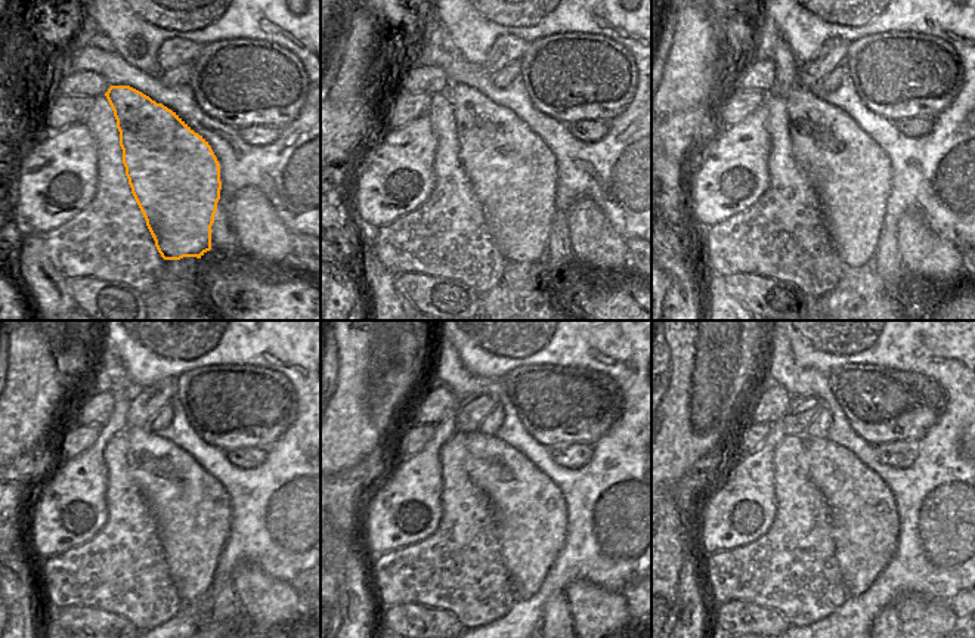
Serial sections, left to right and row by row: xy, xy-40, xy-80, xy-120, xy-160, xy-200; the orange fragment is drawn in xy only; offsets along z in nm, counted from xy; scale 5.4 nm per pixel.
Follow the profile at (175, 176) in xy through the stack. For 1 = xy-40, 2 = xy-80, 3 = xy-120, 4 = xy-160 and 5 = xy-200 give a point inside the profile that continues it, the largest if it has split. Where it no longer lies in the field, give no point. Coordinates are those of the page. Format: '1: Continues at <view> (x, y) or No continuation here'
1: Continues at xy-40 (513, 175)
2: Continues at xy-80 (850, 175)
3: Continues at xy-120 (191, 510)
4: Continues at xy-160 (529, 511)
5: Continues at xy-200 (861, 510).

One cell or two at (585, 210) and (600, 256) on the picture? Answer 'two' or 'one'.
one

